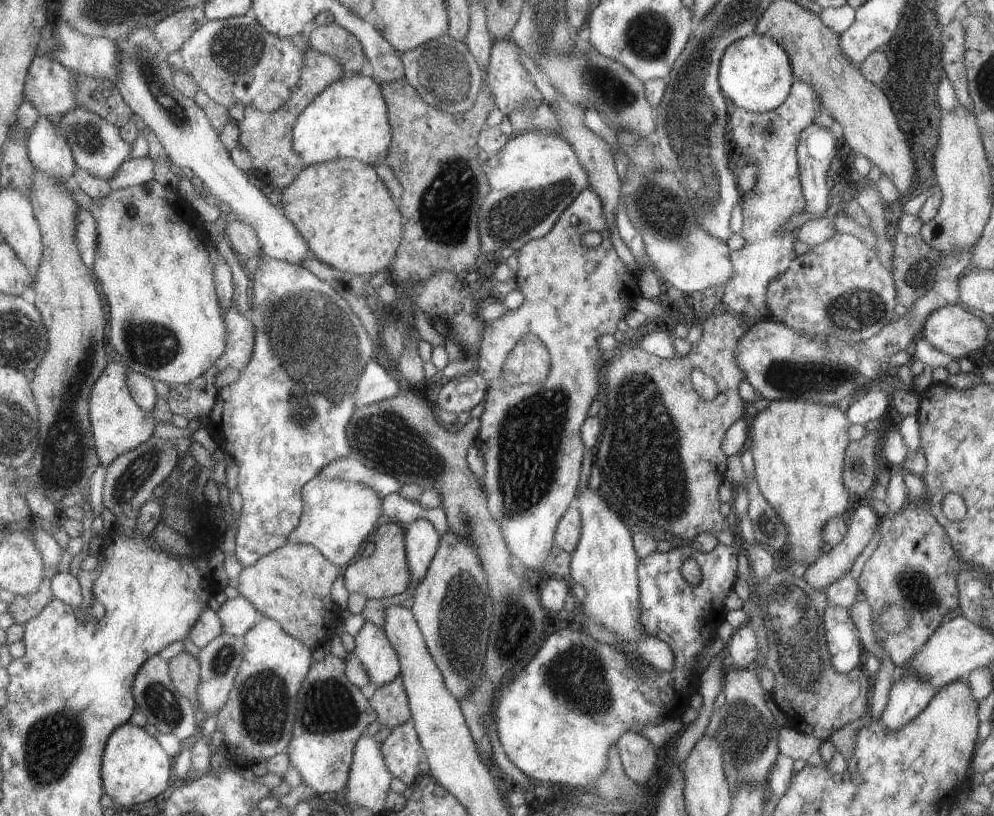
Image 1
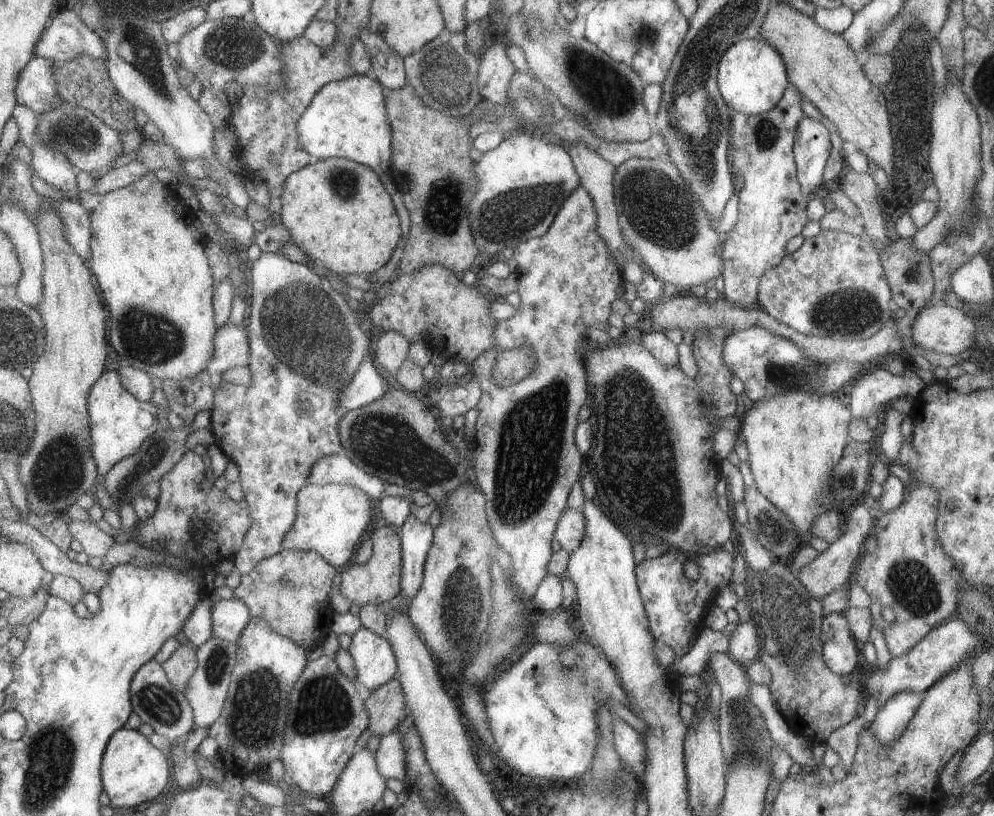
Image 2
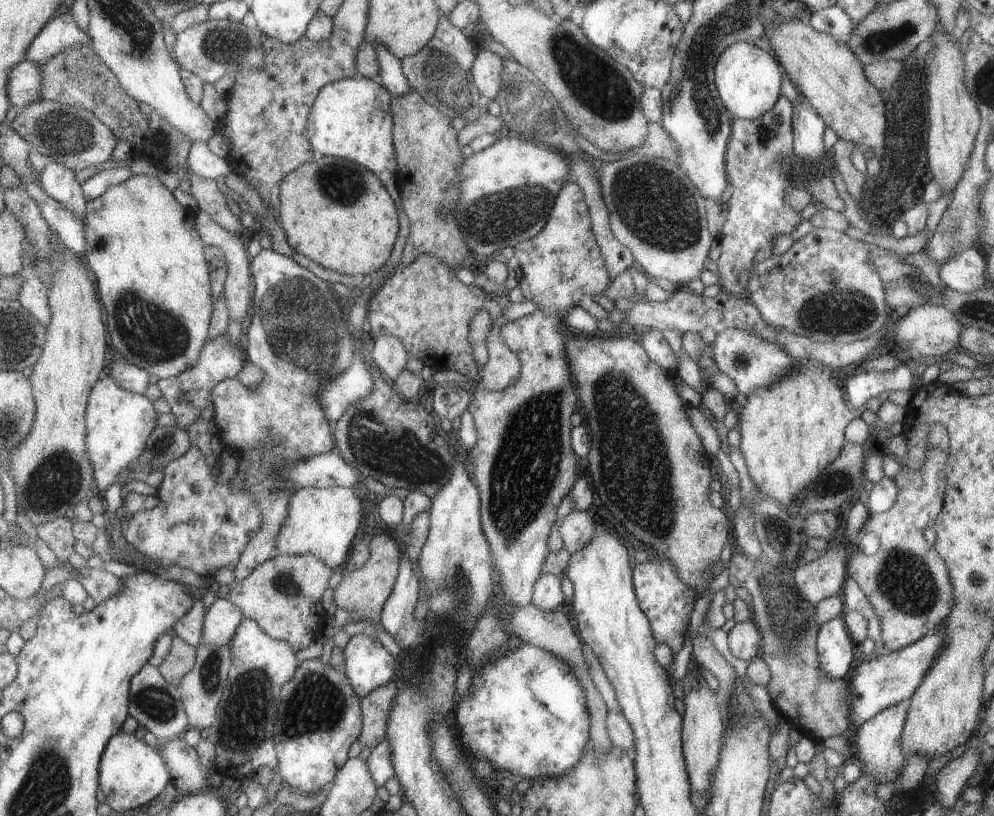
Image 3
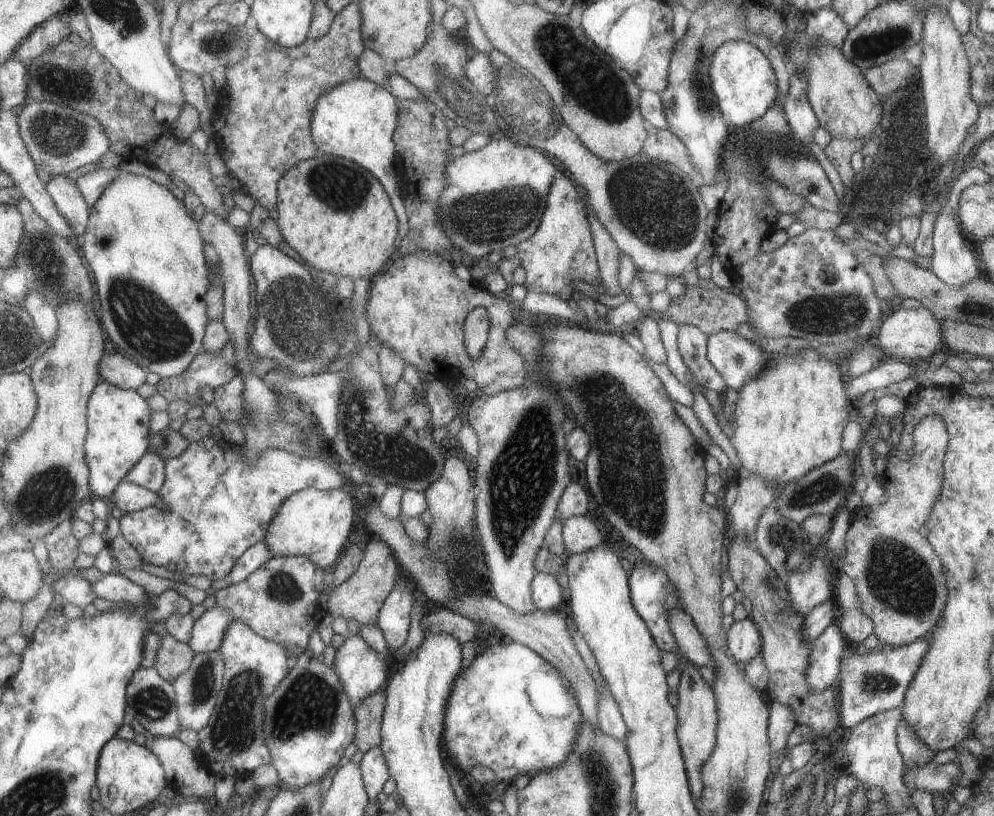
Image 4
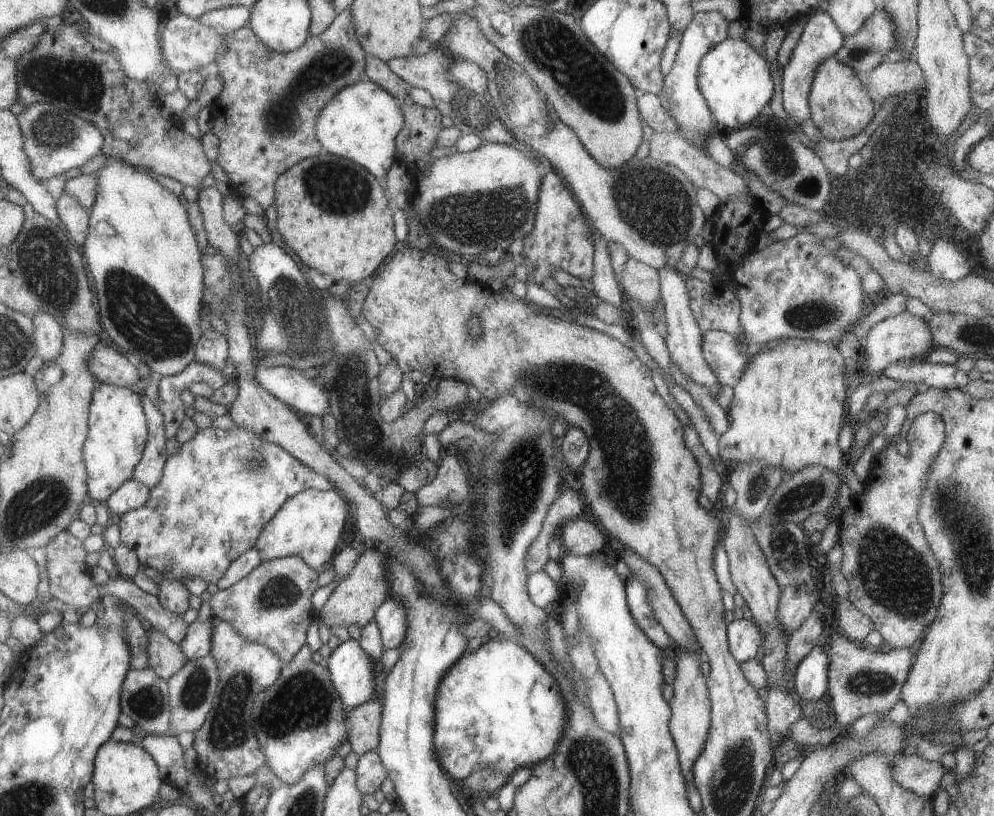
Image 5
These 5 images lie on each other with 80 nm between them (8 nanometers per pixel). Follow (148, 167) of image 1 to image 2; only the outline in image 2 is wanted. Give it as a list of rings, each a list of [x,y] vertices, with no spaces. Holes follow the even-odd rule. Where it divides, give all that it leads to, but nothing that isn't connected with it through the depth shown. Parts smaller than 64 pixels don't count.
[[[135,160],[117,168],[109,168],[96,179],[92,192],[98,195],[123,188],[126,184],[146,175],[147,171],[149,170],[144,164]]]

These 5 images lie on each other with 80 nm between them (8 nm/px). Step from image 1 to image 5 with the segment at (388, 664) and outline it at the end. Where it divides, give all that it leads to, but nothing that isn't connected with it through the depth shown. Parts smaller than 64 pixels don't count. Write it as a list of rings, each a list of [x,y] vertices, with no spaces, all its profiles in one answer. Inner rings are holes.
[[[349,638],[339,644],[322,663],[329,670],[329,680],[343,706],[357,707],[373,700],[373,660],[363,652],[357,640]]]

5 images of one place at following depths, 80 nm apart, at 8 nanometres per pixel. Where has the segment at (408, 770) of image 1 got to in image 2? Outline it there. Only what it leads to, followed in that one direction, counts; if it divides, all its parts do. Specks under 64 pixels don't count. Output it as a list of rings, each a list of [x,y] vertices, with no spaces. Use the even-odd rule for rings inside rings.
[[[391,731],[382,736],[377,750],[373,753],[376,771],[385,780],[404,780],[404,752],[398,732]]]

